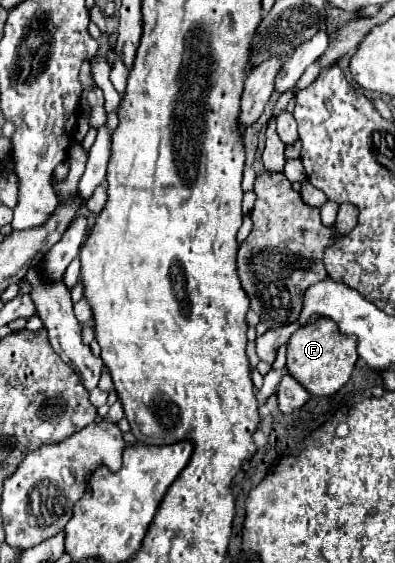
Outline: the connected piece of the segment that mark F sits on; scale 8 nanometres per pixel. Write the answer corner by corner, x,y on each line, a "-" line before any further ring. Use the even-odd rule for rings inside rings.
325,317
297,329
287,343
289,373
315,397
327,397
337,393
349,381
357,357
359,355
355,337
339,333
339,327

